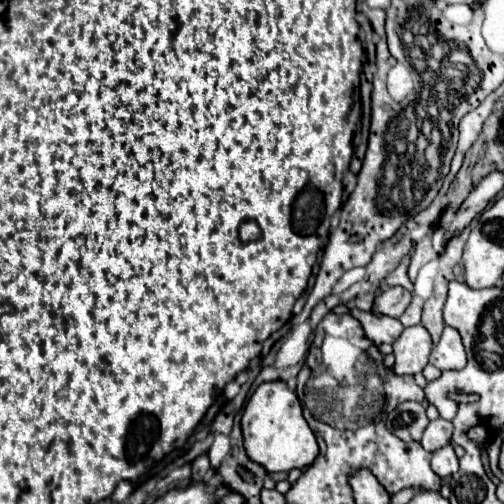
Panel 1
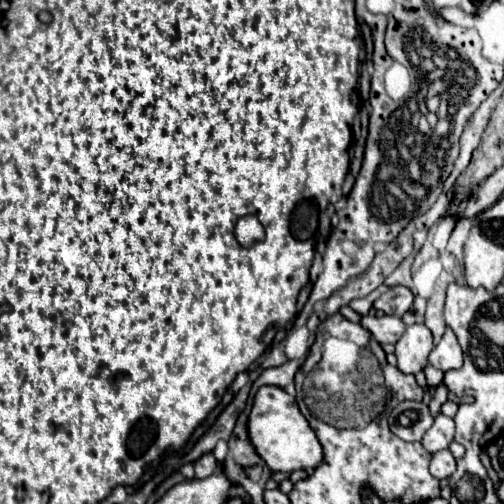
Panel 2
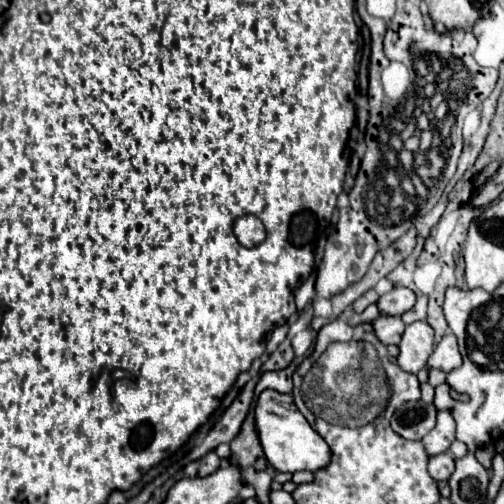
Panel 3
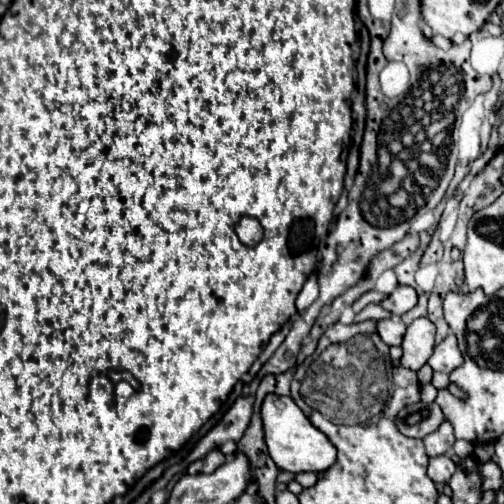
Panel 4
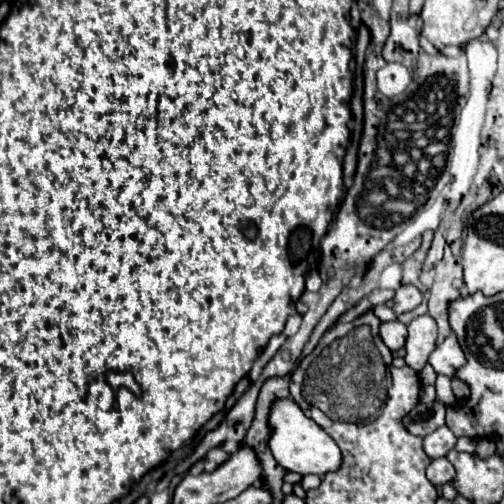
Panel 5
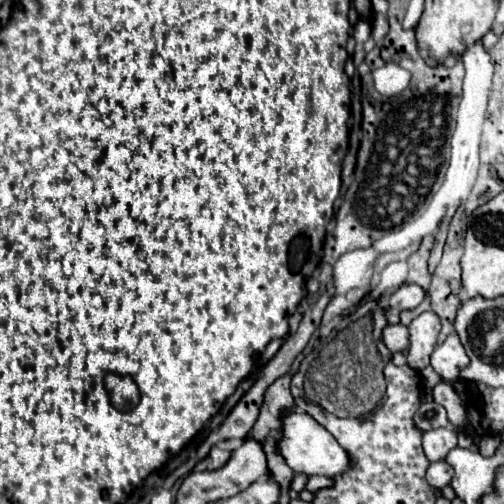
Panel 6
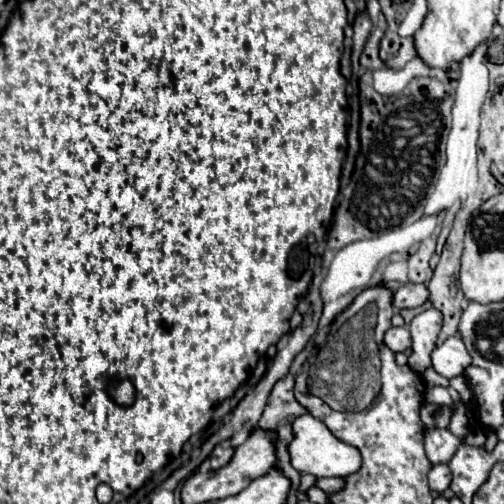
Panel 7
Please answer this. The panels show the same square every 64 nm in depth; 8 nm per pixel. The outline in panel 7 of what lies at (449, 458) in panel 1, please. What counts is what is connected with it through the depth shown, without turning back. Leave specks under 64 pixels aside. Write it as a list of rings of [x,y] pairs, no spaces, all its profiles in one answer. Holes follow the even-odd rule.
[[[436,464],[428,472],[430,490],[434,490],[438,494],[442,494],[450,486],[450,480],[452,480],[452,474],[450,474],[450,468],[446,464]]]

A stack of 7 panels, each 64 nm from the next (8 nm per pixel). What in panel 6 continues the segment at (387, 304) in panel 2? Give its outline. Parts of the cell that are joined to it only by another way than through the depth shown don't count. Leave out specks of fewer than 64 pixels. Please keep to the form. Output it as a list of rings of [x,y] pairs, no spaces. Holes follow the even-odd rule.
[[[402,284],[392,296],[390,296],[390,306],[396,312],[404,312],[404,310],[412,310],[416,308],[422,300],[424,300],[424,290],[416,284]]]

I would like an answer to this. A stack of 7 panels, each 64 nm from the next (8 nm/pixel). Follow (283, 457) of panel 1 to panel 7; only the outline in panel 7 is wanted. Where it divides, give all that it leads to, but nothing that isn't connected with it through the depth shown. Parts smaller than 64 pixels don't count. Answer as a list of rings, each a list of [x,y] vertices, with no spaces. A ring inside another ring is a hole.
[[[302,414],[292,422],[292,442],[288,444],[288,454],[290,454],[290,464],[298,472],[308,472],[314,474],[316,478],[322,476],[348,476],[360,468],[360,452],[344,442],[340,442],[318,418],[310,414]]]

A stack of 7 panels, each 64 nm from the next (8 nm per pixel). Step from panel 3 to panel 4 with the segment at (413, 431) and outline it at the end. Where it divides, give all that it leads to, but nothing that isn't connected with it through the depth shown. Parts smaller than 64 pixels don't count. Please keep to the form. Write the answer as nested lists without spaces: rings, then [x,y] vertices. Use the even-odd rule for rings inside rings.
[[[436,402],[424,404],[408,404],[396,416],[396,428],[410,438],[424,438],[426,434],[434,432],[444,420],[444,414]]]

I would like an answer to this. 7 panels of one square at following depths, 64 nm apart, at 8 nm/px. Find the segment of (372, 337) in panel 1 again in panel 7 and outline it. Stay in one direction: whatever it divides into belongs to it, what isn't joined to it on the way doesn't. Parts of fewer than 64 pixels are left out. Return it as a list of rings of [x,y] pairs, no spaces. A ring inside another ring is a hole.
[[[406,326],[400,328],[390,328],[384,334],[384,344],[392,350],[392,352],[404,352],[406,348],[410,348],[410,332]]]

